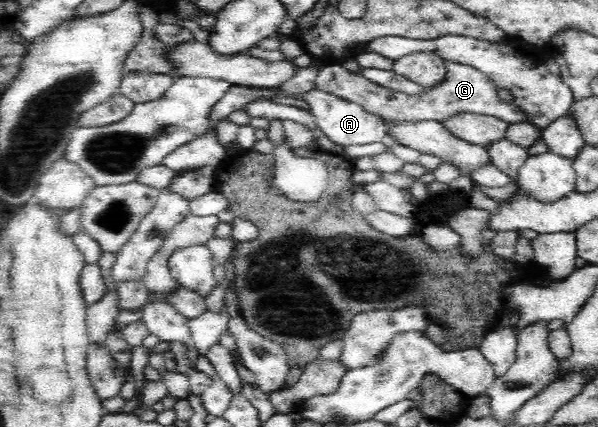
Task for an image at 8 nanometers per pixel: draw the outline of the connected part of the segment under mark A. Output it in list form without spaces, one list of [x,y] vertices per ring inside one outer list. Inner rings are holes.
[[[310,91],[304,97],[294,97],[304,99],[312,107],[311,113],[315,117],[315,122],[328,136],[328,138],[339,145],[372,145],[372,143],[383,143],[387,137],[385,125],[382,117],[370,113],[359,103],[352,103],[339,97],[334,97],[321,91]]]

